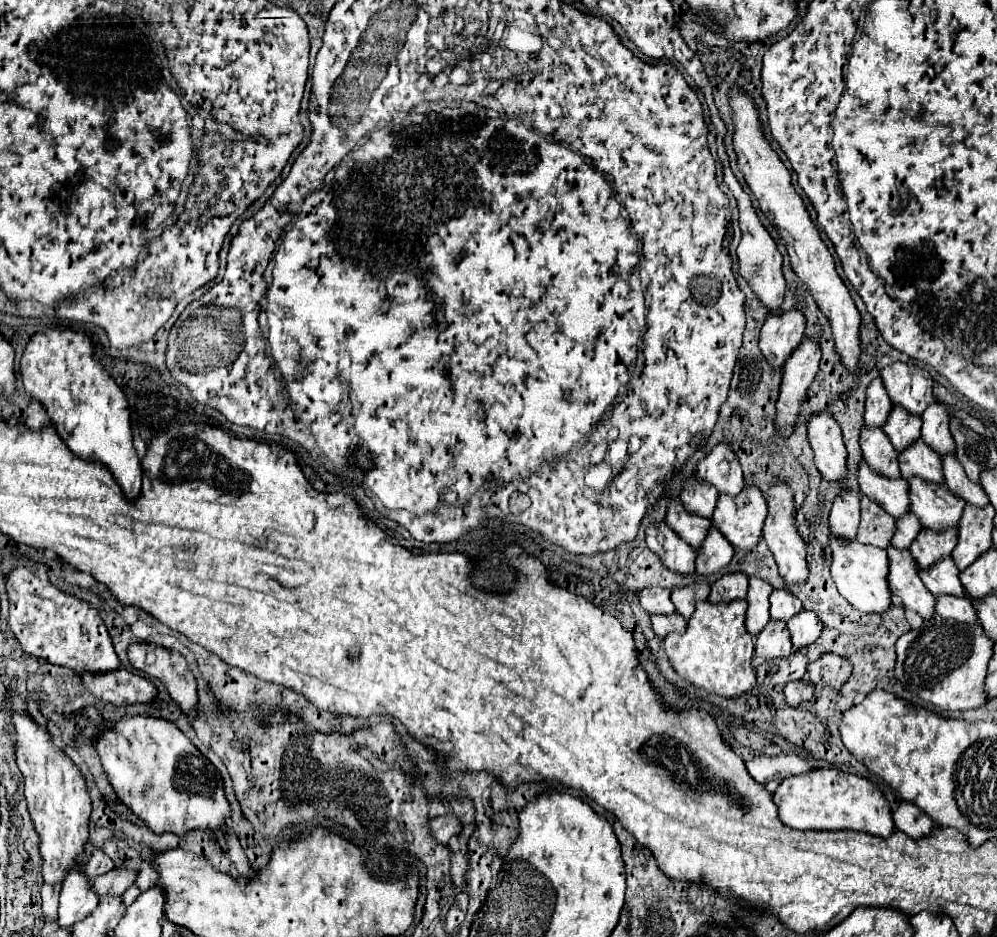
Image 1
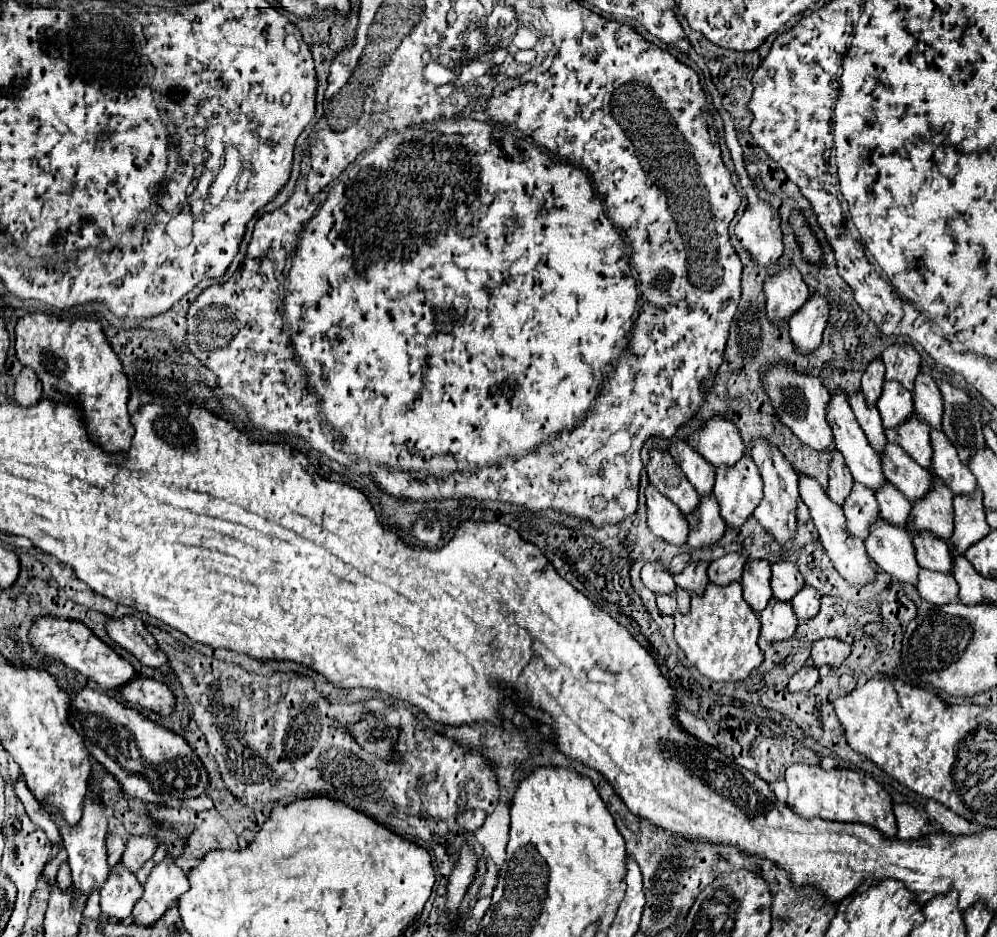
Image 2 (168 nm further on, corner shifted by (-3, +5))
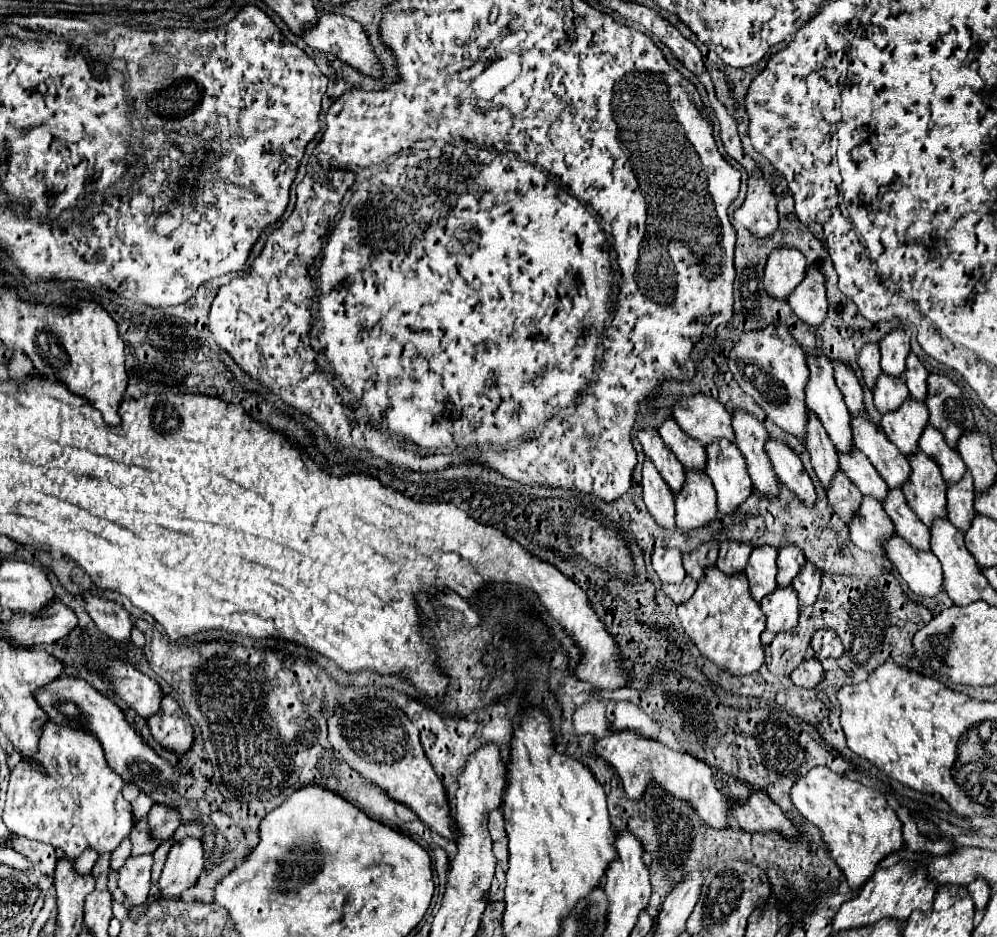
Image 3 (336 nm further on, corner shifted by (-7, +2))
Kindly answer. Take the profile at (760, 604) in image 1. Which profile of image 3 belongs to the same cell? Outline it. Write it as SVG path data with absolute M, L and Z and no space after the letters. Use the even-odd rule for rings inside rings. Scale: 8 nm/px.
M761 545L761 547L753 549L753 553L747 561L745 575L749 579L751 595L755 601L761 601L767 593L771 593L777 587L775 559L777 559L777 549L771 545Z

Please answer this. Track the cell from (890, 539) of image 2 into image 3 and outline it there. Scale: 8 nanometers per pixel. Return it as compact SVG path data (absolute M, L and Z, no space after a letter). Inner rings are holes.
M863 495L861 509L857 511L857 517L853 517L853 521L847 527L851 541L857 547L877 555L885 555L883 541L887 541L895 533L891 519L883 511L881 503L869 495Z

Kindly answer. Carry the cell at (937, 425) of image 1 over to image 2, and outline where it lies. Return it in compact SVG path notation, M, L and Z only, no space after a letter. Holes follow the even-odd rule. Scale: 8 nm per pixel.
M919 374L915 380L913 390L913 402L915 402L915 414L917 418L925 420L935 430L941 430L941 414L943 414L943 398L937 382L927 376Z

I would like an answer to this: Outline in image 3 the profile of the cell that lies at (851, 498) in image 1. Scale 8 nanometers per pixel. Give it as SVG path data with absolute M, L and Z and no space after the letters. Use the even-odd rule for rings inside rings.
M809 411L809 433L805 433L803 445L811 457L811 465L817 473L819 481L823 483L823 487L829 487L835 471L839 471L837 451L813 411Z

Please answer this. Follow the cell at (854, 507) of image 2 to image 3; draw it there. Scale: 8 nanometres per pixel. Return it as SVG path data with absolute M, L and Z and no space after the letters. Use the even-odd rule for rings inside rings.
M837 471L837 477L833 477L833 485L829 485L829 489L825 489L829 505L833 507L833 511L845 521L849 523L851 517L859 511L861 505L861 491L845 477L845 473Z

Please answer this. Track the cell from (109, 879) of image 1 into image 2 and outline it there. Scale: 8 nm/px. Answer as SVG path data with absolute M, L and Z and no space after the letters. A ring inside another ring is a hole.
M129 838L127 840L127 848L121 856L121 864L127 868L127 870L133 870L137 872L157 850L157 842L151 840L151 838Z

